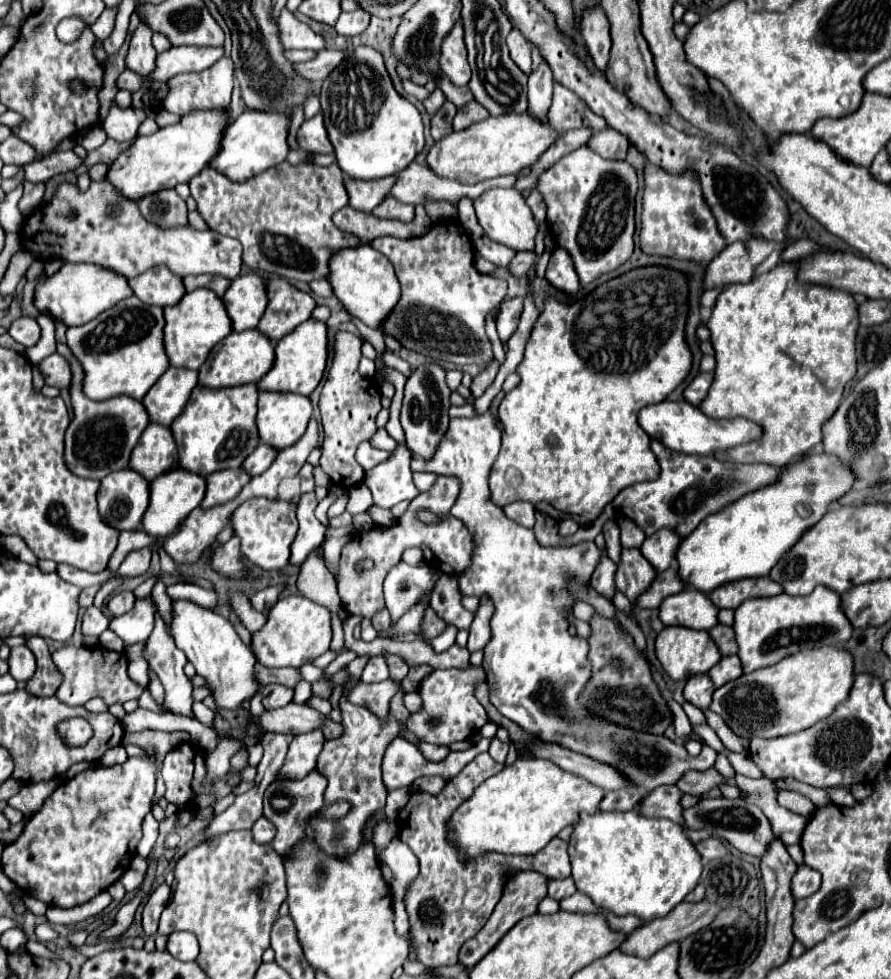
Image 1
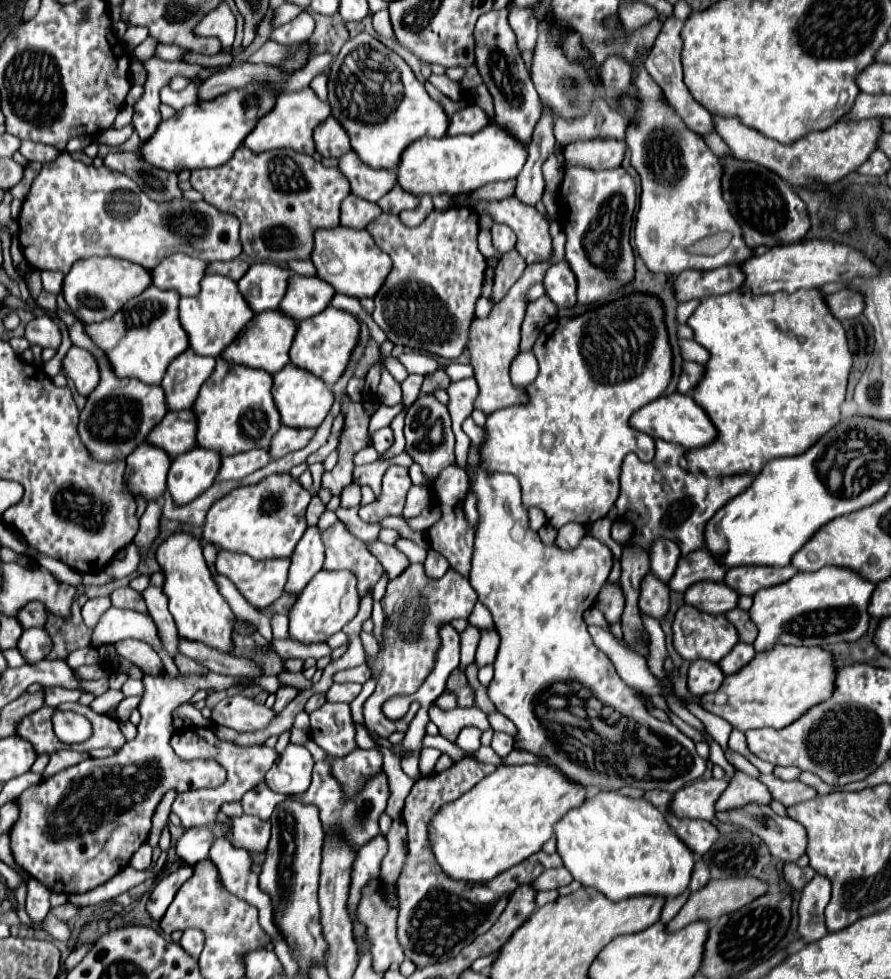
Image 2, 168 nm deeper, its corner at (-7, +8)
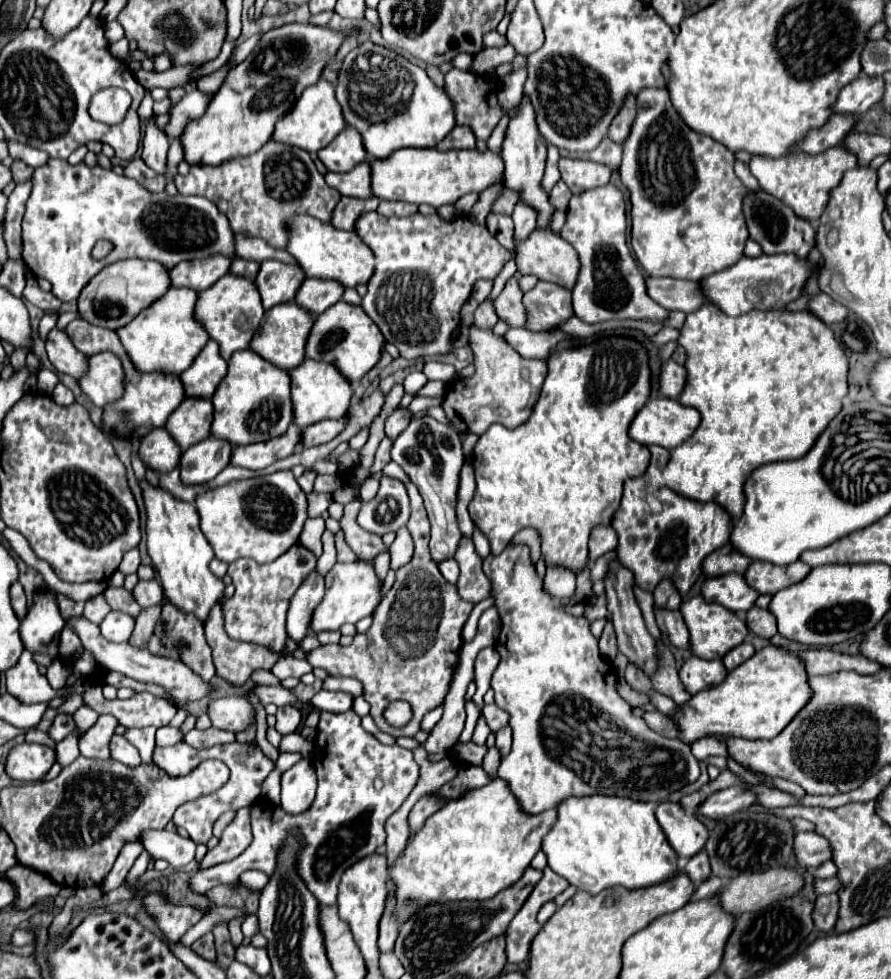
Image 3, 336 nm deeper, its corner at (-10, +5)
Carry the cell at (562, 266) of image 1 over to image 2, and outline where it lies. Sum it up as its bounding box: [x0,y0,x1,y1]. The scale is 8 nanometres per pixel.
[543,261,575,309]

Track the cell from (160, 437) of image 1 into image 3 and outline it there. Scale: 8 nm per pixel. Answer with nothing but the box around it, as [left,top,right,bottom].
[166,398,212,452]

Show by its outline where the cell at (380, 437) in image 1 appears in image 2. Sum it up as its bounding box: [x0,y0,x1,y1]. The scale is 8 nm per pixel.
[373,427,393,455]

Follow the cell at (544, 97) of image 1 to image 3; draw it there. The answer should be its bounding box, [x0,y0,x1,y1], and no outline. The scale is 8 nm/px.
[512,202,538,242]

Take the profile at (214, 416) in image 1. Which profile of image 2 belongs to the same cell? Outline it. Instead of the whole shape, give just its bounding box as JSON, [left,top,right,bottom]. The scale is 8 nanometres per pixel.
[193,357,281,457]

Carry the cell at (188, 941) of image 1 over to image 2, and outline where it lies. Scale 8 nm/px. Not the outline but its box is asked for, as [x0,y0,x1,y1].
[181,929,205,959]

